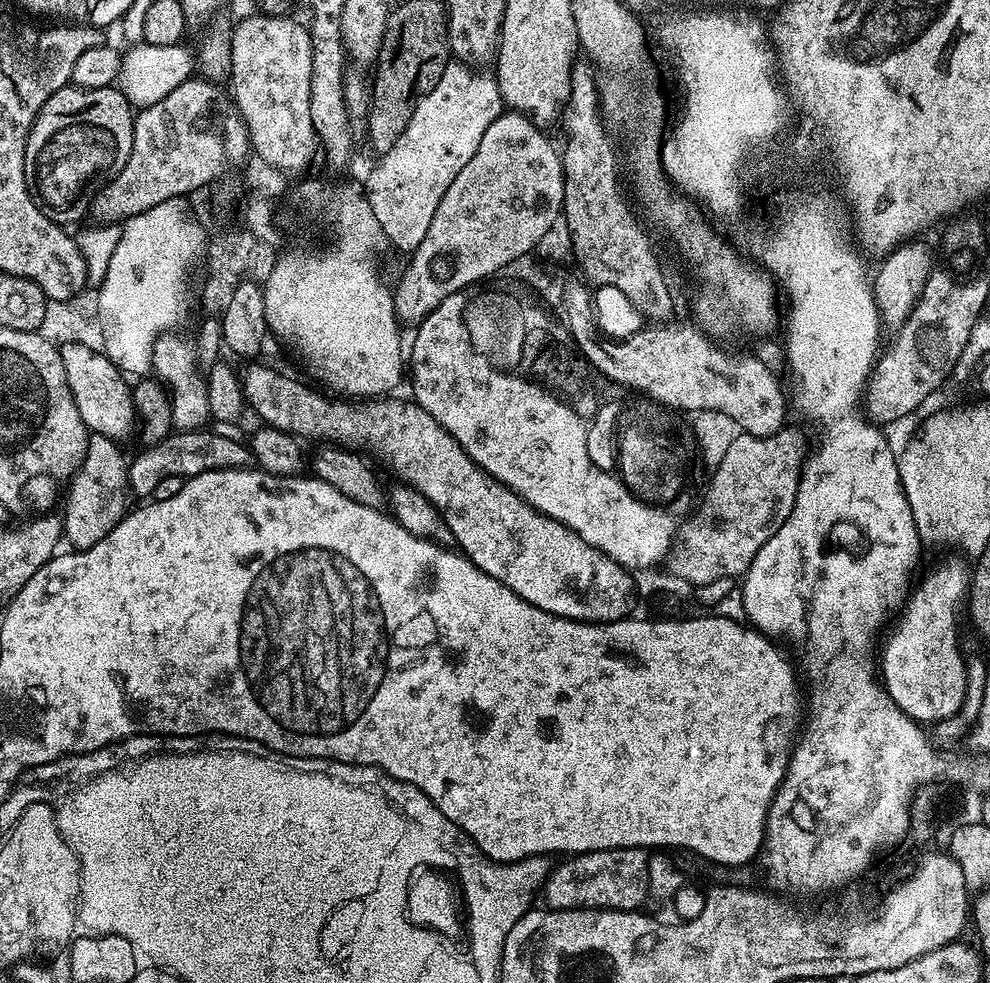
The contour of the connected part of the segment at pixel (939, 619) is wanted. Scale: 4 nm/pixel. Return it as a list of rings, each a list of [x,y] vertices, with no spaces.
[[[948,560],[933,572],[919,577],[913,587],[906,607],[895,617],[892,633],[884,644],[884,653],[878,656],[878,672],[884,689],[890,698],[911,720],[924,726],[932,726],[955,715],[966,698],[967,666],[965,653],[960,653],[960,636],[956,627],[960,624],[960,607],[965,607],[970,596],[970,568],[960,560]]]

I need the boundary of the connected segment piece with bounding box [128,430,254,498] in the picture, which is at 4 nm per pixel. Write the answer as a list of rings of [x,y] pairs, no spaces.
[[[208,430],[173,431],[166,439],[149,445],[146,452],[134,458],[131,457],[128,465],[128,487],[131,495],[133,497],[144,496],[140,498],[155,497],[162,478],[174,478],[175,476],[187,478],[214,470],[253,467],[252,449],[245,441],[243,444],[242,441],[235,440],[232,436],[206,431]]]

